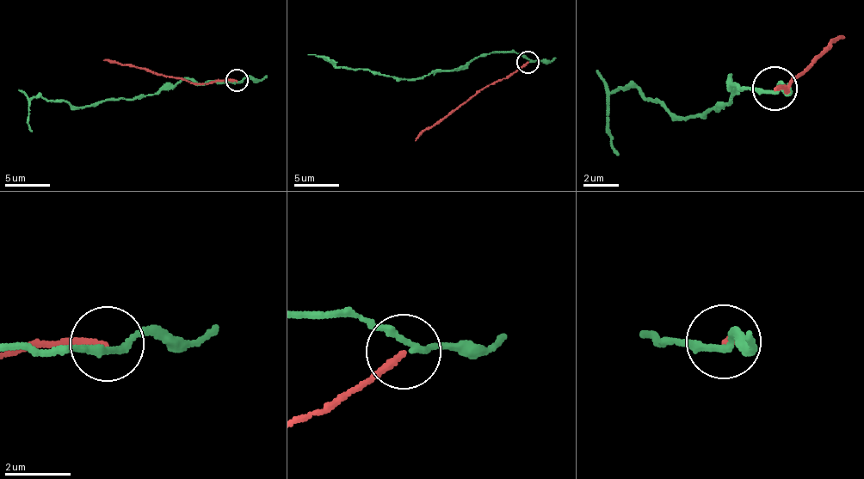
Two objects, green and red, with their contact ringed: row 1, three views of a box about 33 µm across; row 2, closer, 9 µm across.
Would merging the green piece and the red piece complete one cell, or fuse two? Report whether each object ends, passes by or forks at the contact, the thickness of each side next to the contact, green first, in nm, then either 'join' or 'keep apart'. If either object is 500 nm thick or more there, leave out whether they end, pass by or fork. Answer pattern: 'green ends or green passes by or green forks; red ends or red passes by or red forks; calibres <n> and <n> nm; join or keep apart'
green passes by; red ends; calibres 160 and 200 nm; keep apart

